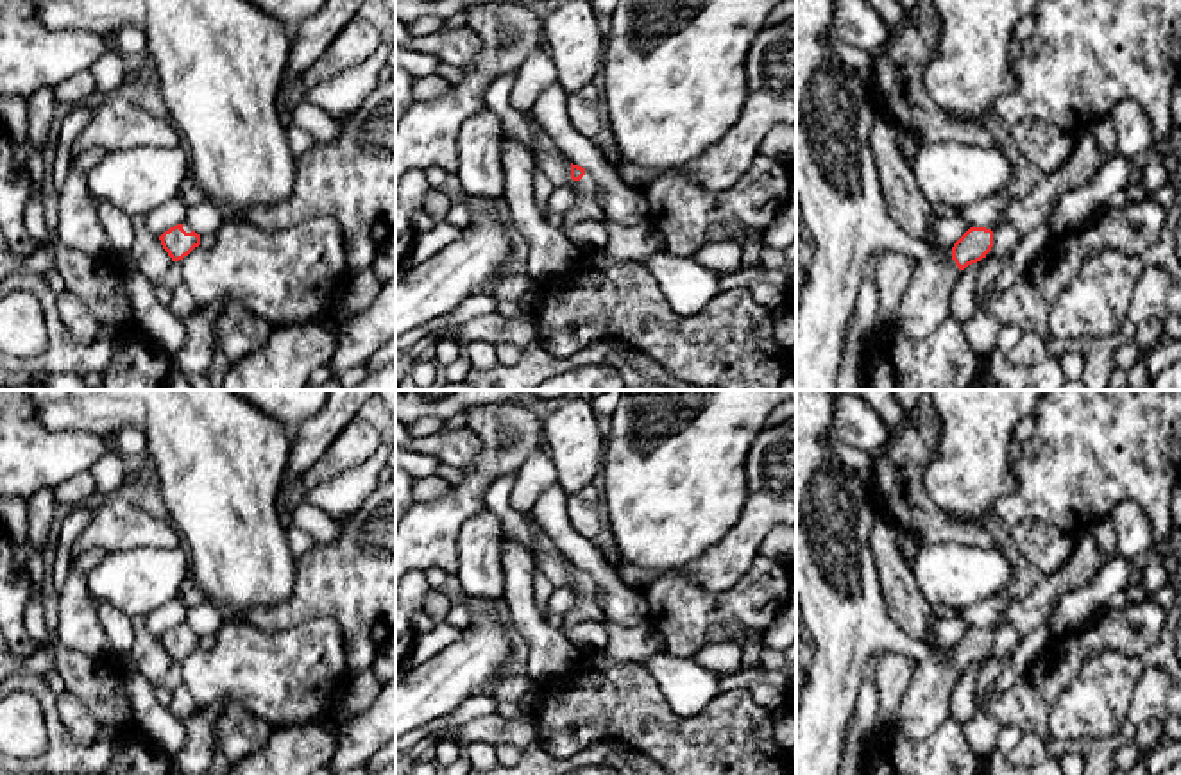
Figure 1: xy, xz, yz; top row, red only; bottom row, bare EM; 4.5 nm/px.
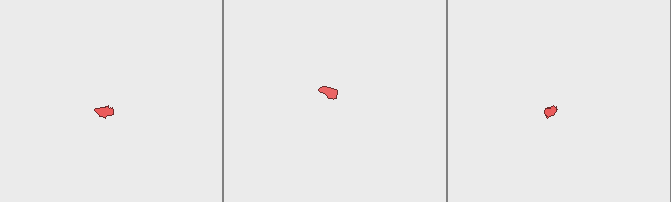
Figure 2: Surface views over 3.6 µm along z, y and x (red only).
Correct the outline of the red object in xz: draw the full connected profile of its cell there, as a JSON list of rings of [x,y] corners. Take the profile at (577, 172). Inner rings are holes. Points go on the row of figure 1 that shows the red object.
[[[571,163],[571,179],[571,188],[576,193],[576,204],[571,211],[557,220],[564,231],[583,220],[603,218],[603,209],[596,200],[598,184],[594,177],[585,168]]]

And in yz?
[[[970,227],[947,260],[918,261],[898,308],[898,328],[913,340],[929,336],[950,315],[950,294],[961,272],[986,258],[993,231]]]

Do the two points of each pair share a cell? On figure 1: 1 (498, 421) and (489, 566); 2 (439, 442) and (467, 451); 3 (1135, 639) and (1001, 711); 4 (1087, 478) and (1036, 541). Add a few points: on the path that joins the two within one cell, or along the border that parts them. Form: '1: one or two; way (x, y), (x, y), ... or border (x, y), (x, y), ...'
1: two; border (484, 507), (462, 527), (457, 541)
2: one; way (446, 446), (460, 448)
3: one; way (1101, 639), (1090, 639), (1035, 693)
4: two; border (1010, 527), (1038, 519), (1072, 536)

